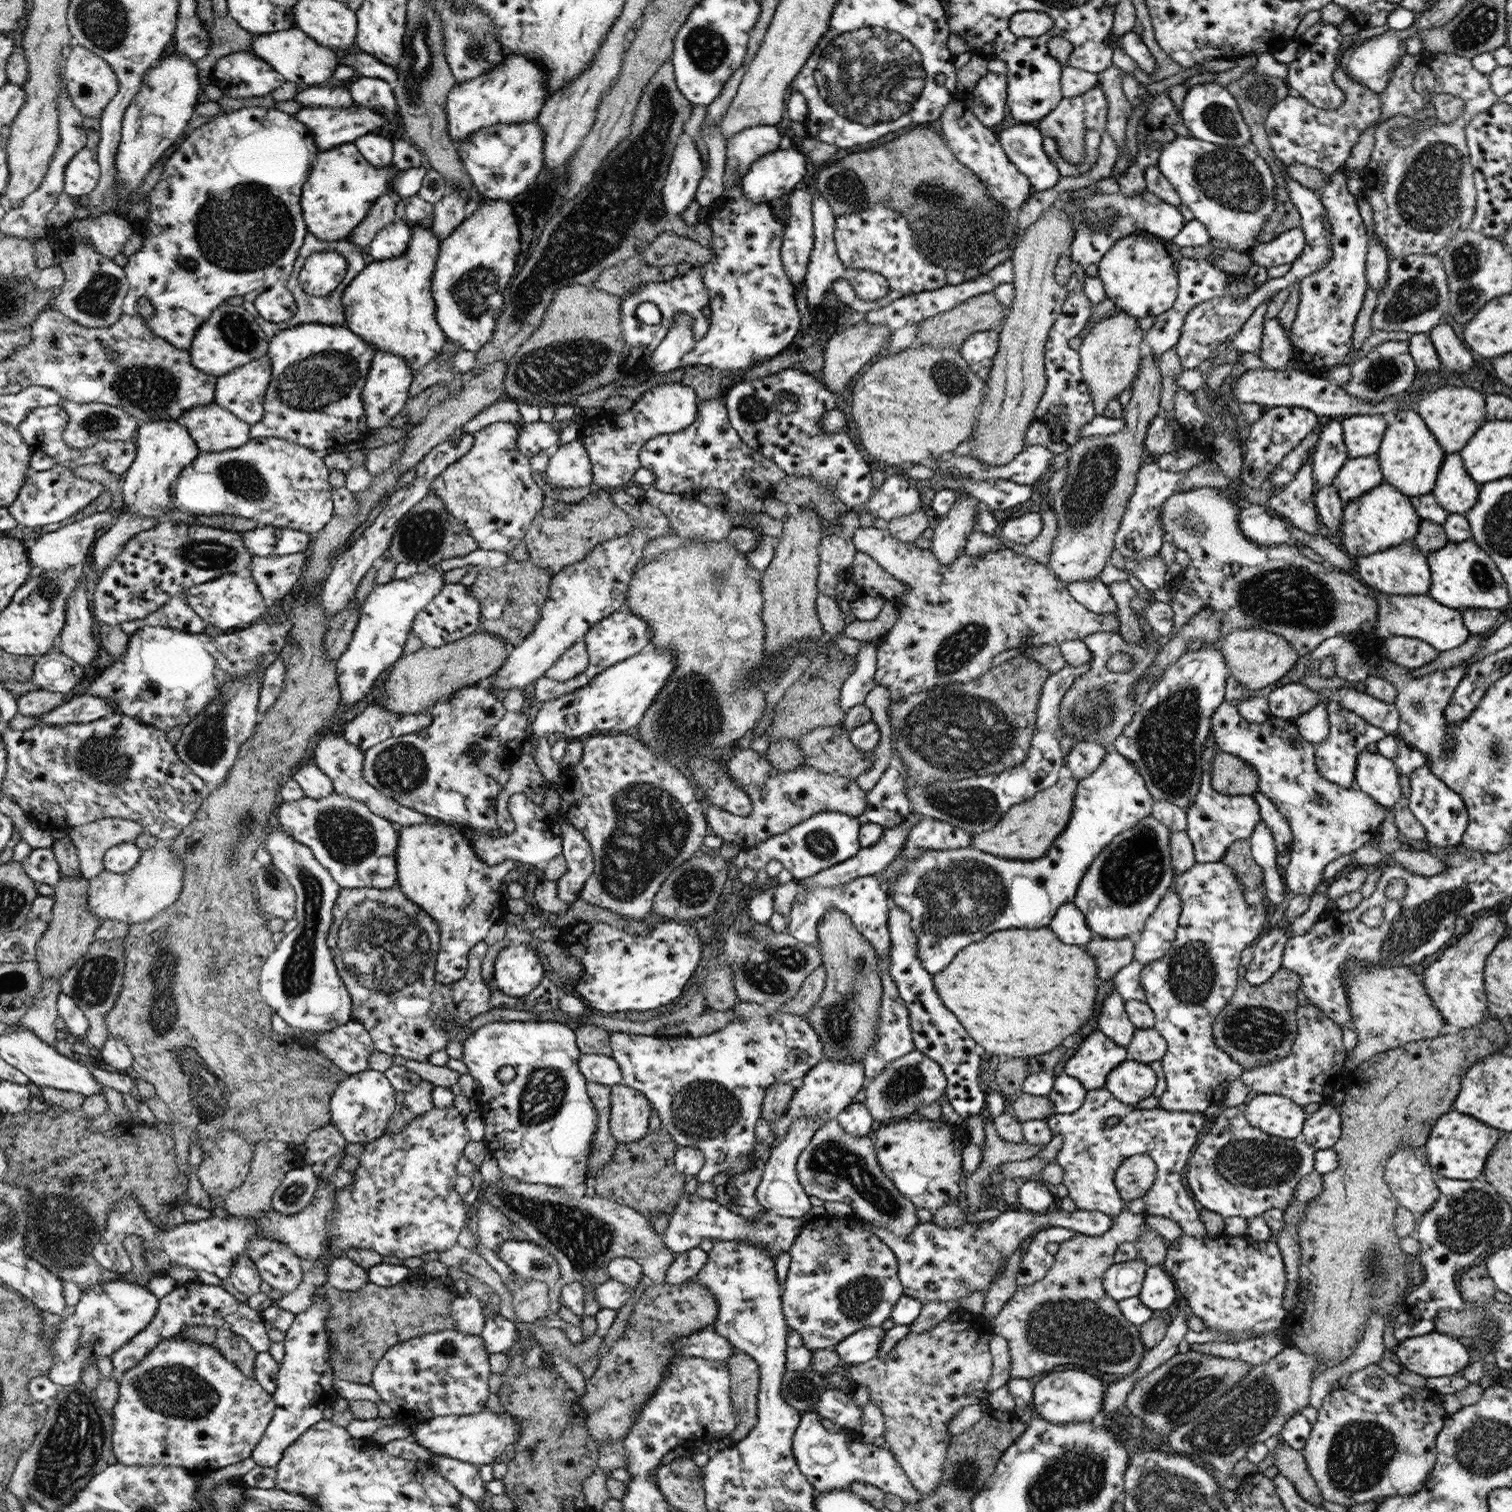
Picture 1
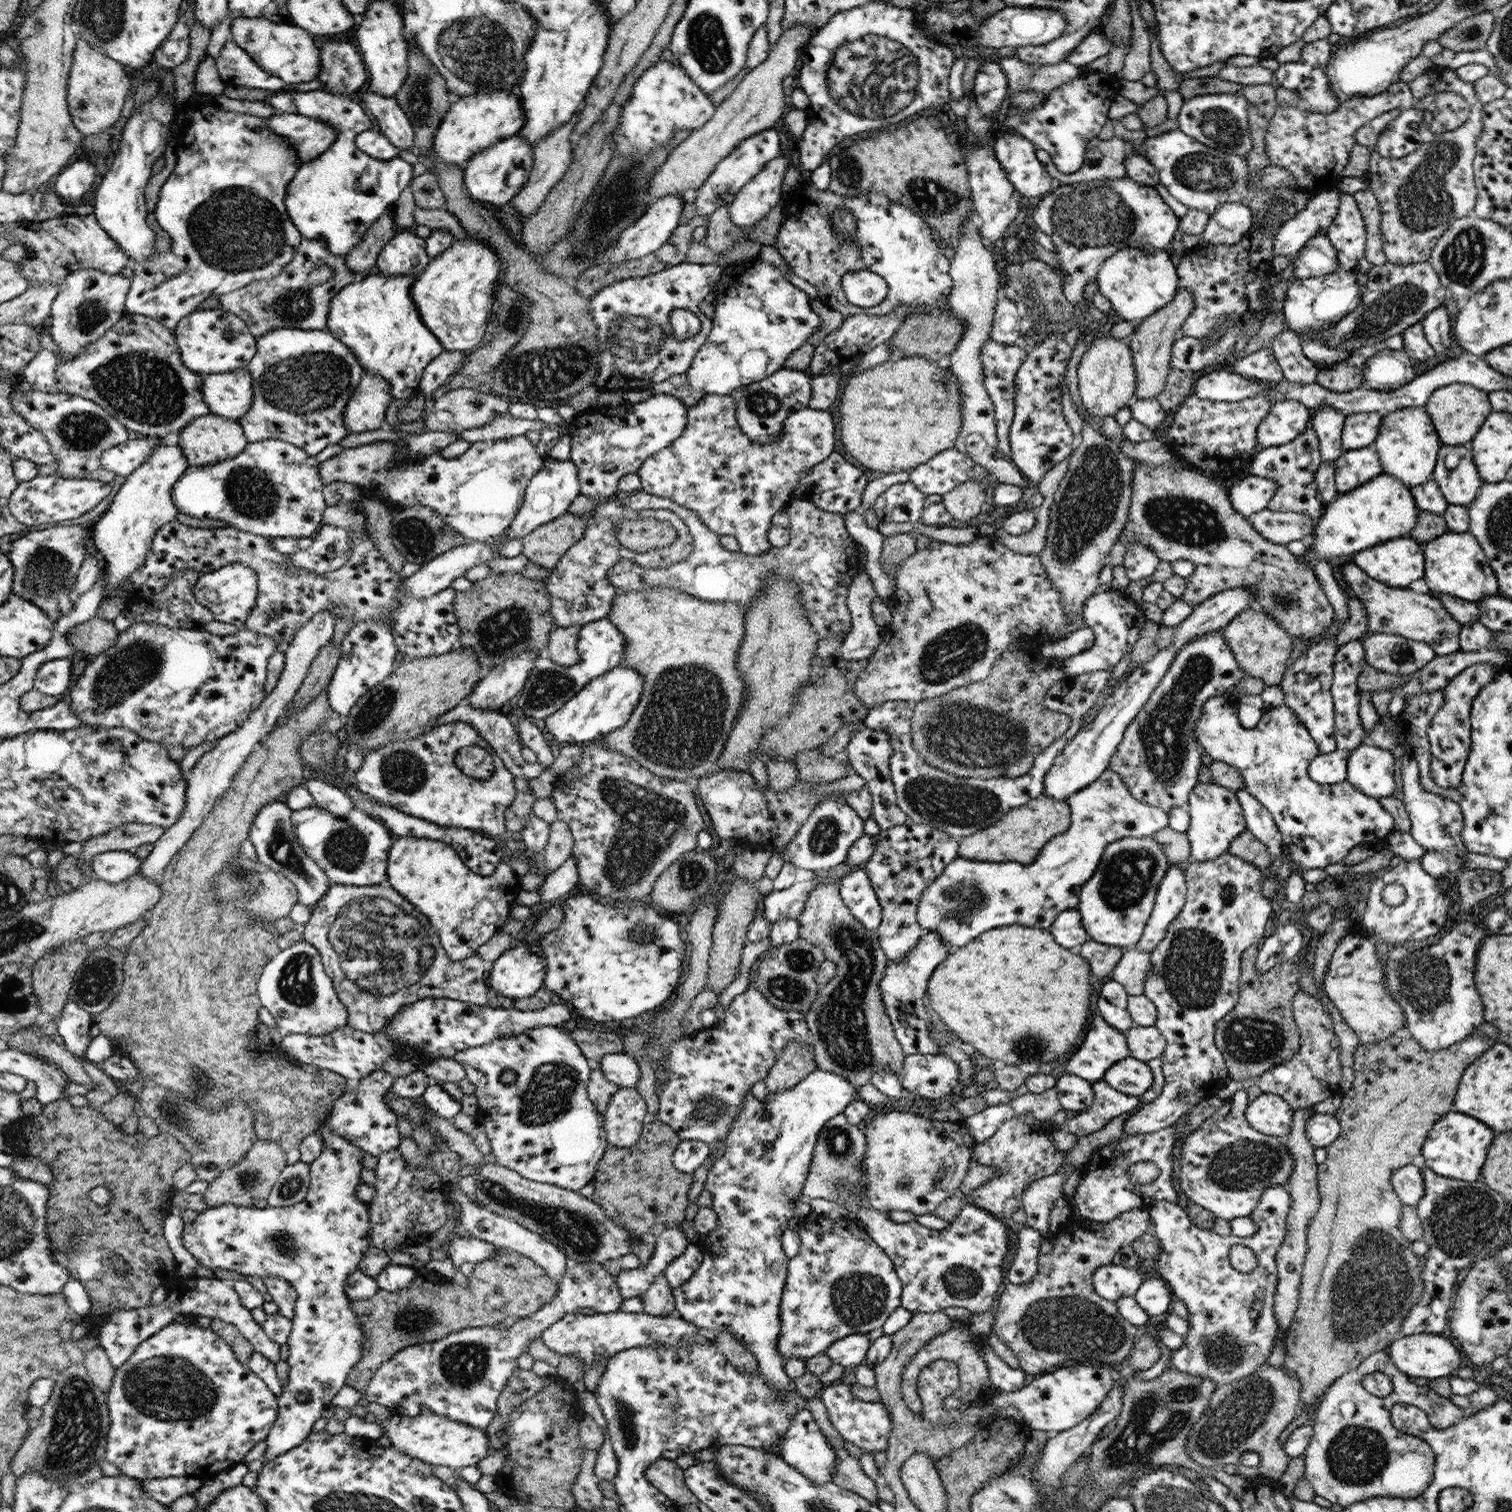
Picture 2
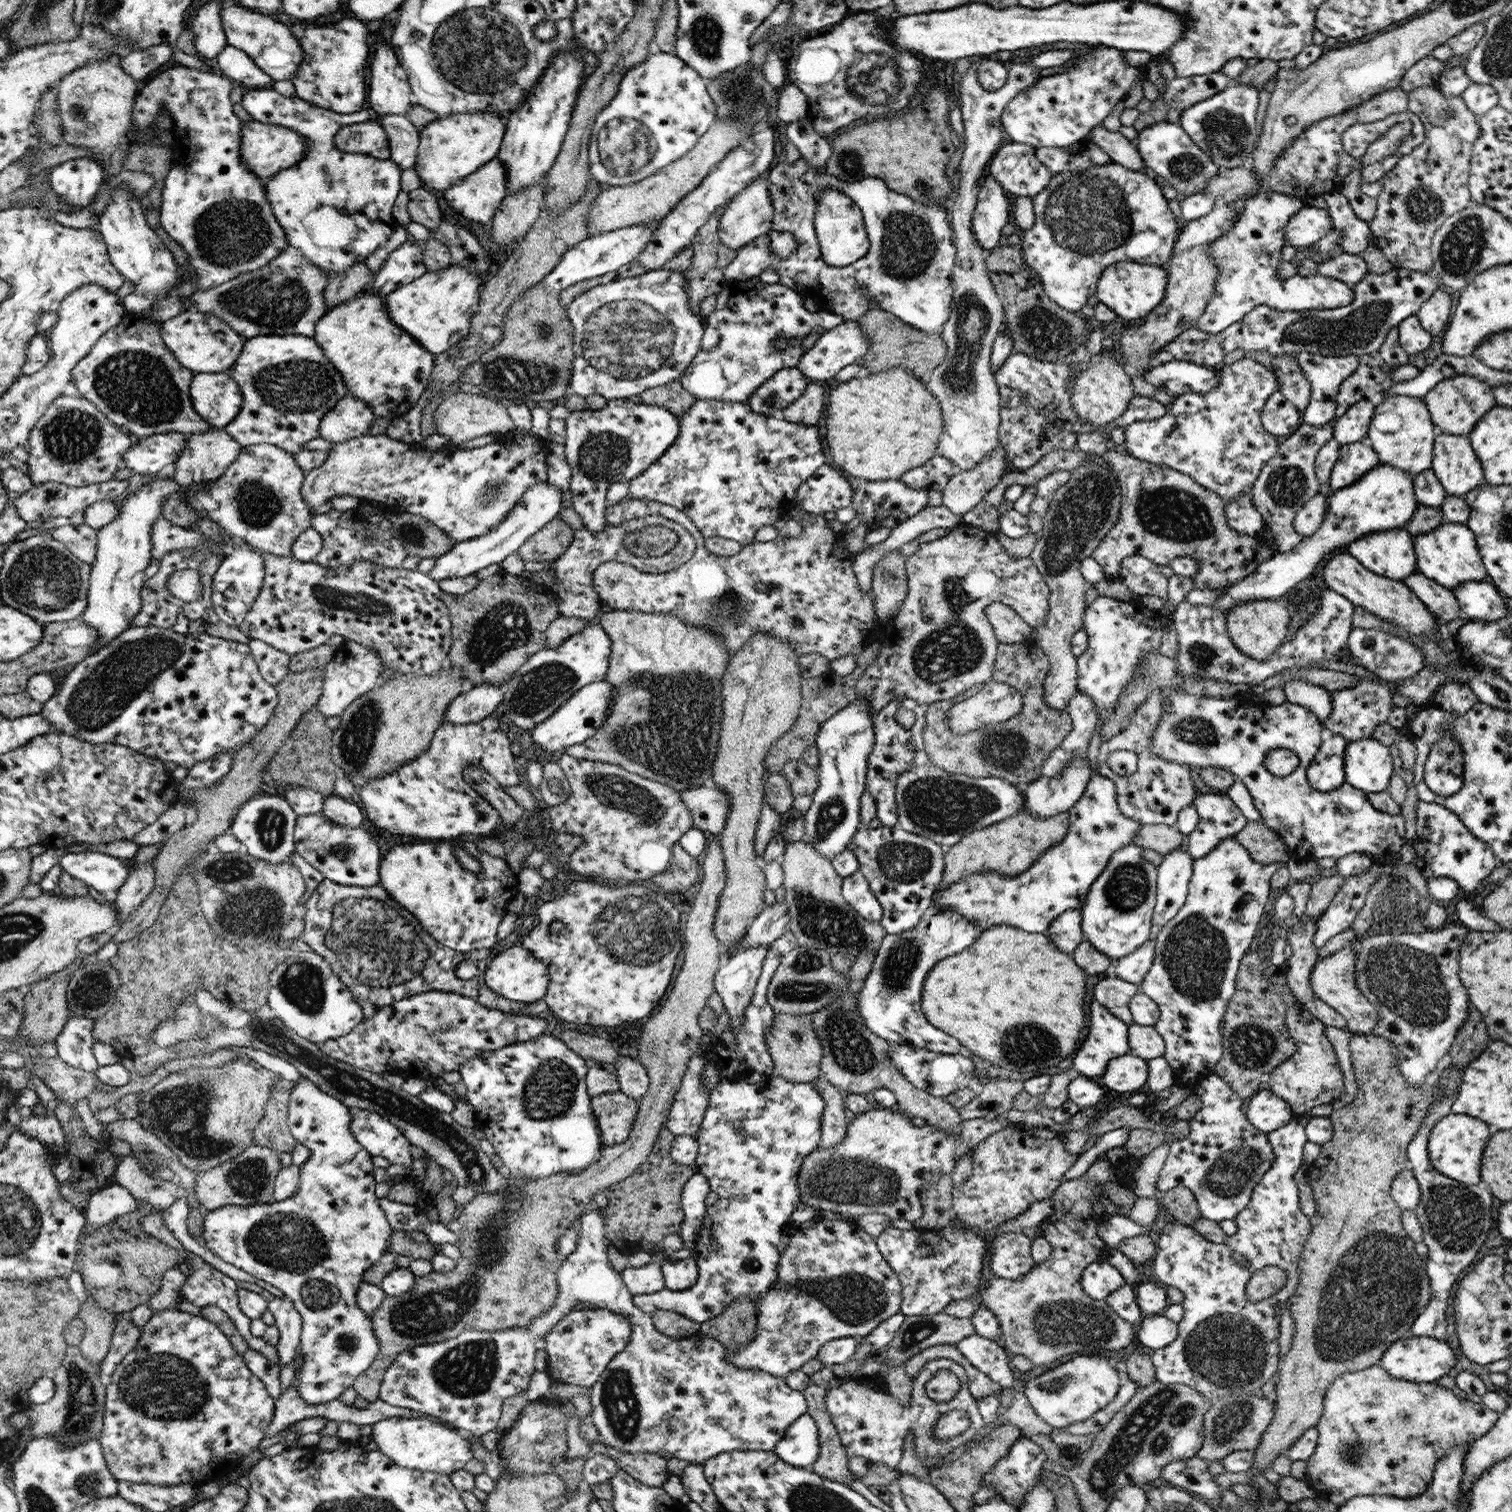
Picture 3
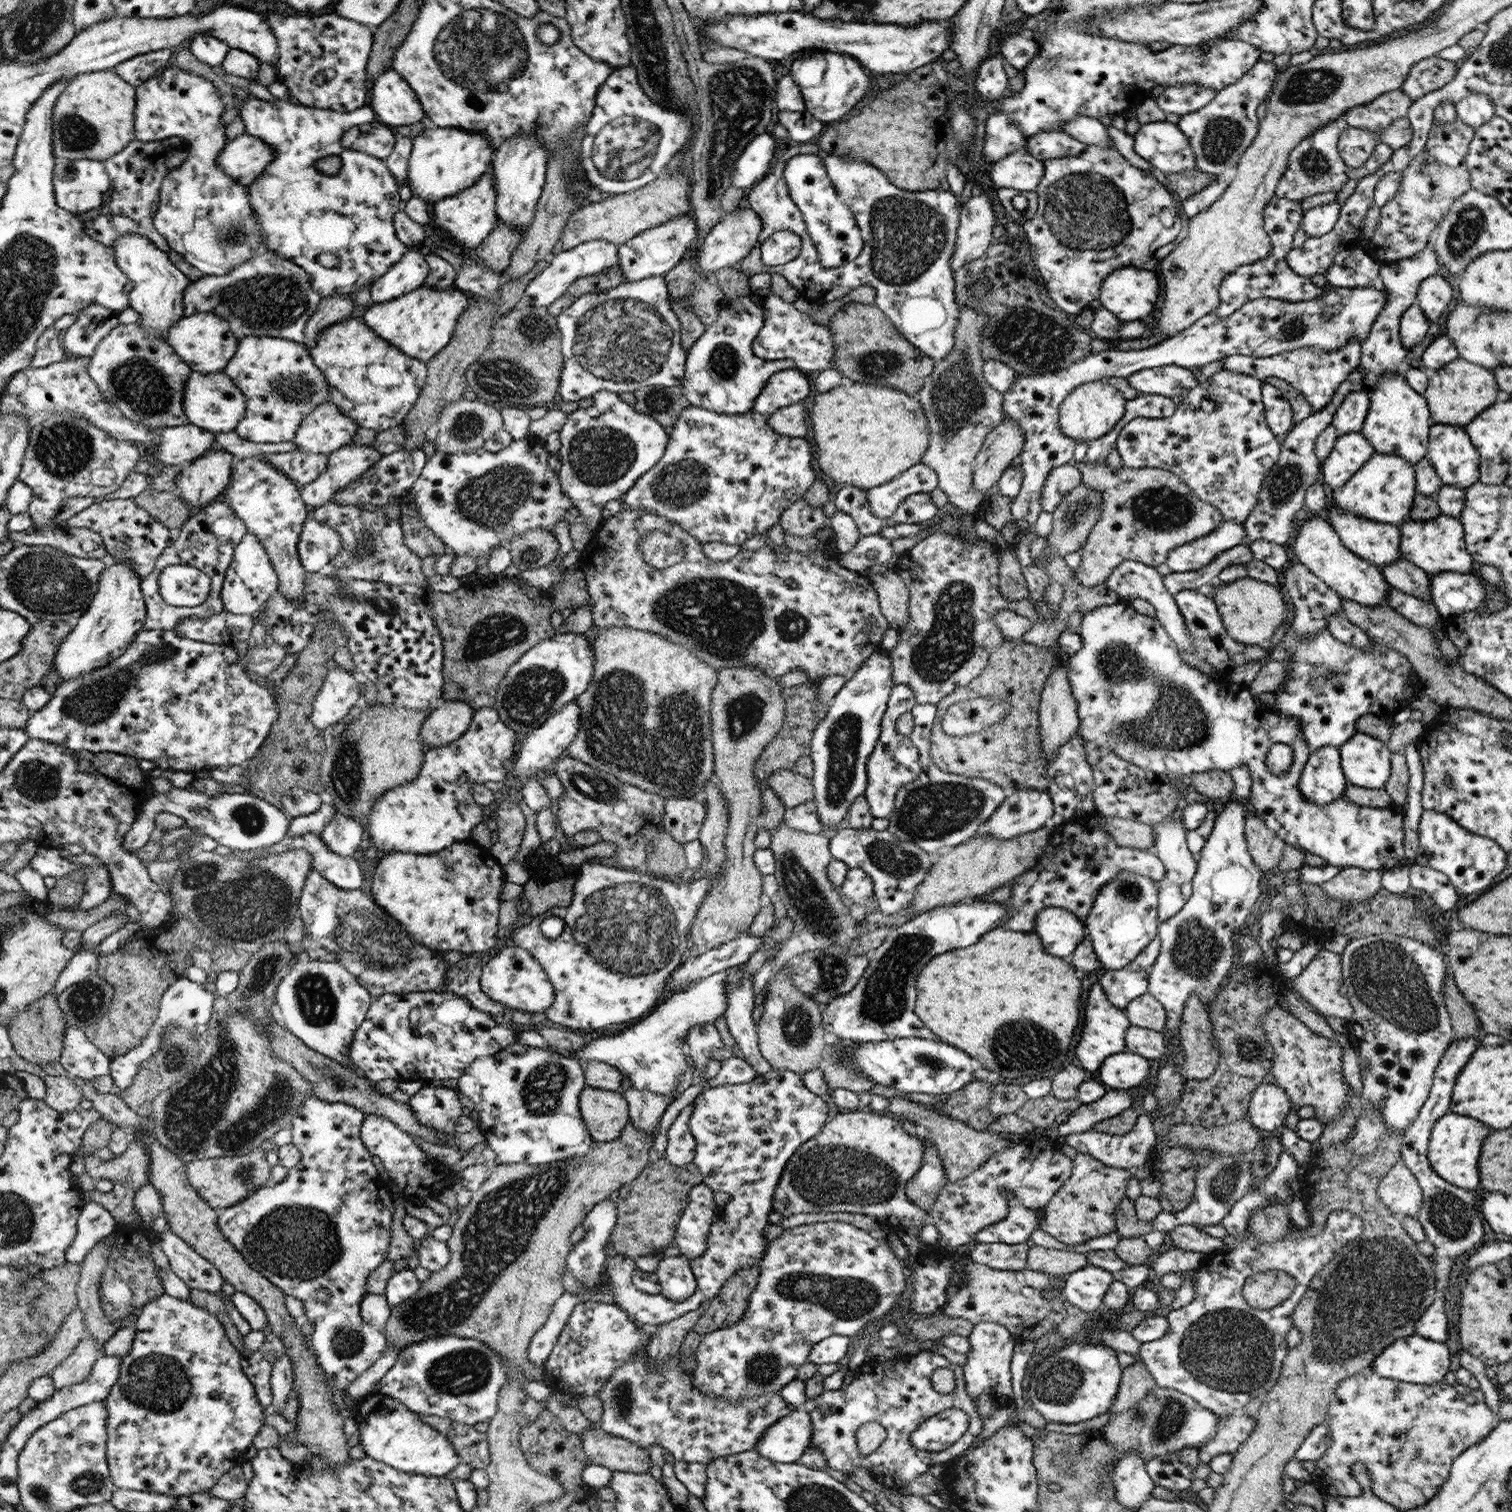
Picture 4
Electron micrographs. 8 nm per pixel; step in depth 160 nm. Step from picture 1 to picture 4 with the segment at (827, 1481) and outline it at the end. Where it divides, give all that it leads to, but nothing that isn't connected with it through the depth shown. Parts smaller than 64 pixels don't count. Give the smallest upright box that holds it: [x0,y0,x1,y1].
[755,1407,814,1463]

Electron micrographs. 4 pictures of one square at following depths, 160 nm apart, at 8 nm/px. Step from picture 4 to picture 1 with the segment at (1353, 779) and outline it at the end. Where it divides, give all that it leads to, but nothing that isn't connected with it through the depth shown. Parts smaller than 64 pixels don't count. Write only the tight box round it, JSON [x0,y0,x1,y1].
[1355,751,1400,809]

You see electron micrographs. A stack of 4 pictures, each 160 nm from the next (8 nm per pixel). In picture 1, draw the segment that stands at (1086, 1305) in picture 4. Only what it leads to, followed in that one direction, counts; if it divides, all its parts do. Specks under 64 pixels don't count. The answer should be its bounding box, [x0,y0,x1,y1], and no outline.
[1103,1259,1149,1301]

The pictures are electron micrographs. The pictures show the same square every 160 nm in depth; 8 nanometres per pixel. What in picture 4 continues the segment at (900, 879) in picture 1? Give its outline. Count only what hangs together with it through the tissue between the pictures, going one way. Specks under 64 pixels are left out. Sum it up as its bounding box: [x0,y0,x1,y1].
[1002,810,1165,933]

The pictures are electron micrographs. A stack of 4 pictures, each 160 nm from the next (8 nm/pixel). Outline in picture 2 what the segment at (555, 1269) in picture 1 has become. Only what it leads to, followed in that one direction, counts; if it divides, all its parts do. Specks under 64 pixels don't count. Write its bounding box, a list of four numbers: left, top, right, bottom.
[447,1234,497,1269]

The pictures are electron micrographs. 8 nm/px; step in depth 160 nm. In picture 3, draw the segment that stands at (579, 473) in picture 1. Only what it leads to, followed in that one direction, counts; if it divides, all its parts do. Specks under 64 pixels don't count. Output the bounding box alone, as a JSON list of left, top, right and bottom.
[429,480,563,582]

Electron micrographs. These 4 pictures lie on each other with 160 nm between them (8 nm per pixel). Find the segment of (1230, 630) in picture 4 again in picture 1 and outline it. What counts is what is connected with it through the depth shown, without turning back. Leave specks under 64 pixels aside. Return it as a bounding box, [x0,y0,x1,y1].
[1220,630,1298,691]

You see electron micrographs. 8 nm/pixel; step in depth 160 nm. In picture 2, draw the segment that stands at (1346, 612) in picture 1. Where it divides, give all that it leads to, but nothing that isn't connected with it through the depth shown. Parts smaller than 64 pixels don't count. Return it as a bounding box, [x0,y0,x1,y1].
[1106,463,1335,639]

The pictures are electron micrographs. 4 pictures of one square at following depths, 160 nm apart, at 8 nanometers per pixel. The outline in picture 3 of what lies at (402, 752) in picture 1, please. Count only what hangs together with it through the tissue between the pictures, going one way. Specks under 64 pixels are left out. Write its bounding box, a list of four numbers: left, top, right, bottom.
[360,716,520,842]

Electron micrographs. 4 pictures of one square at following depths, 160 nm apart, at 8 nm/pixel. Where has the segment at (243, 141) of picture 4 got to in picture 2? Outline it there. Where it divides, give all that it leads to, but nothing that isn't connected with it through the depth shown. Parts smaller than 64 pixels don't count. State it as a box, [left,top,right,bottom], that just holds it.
[267,114,339,164]

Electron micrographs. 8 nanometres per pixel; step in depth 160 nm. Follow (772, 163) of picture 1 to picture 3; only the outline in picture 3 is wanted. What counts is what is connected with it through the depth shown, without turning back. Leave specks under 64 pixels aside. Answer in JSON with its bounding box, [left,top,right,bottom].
[717,173,775,252]

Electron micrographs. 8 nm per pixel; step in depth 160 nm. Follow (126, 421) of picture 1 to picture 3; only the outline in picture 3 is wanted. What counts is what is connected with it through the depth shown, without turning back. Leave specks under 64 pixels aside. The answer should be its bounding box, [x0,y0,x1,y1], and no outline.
[27,395,132,486]

